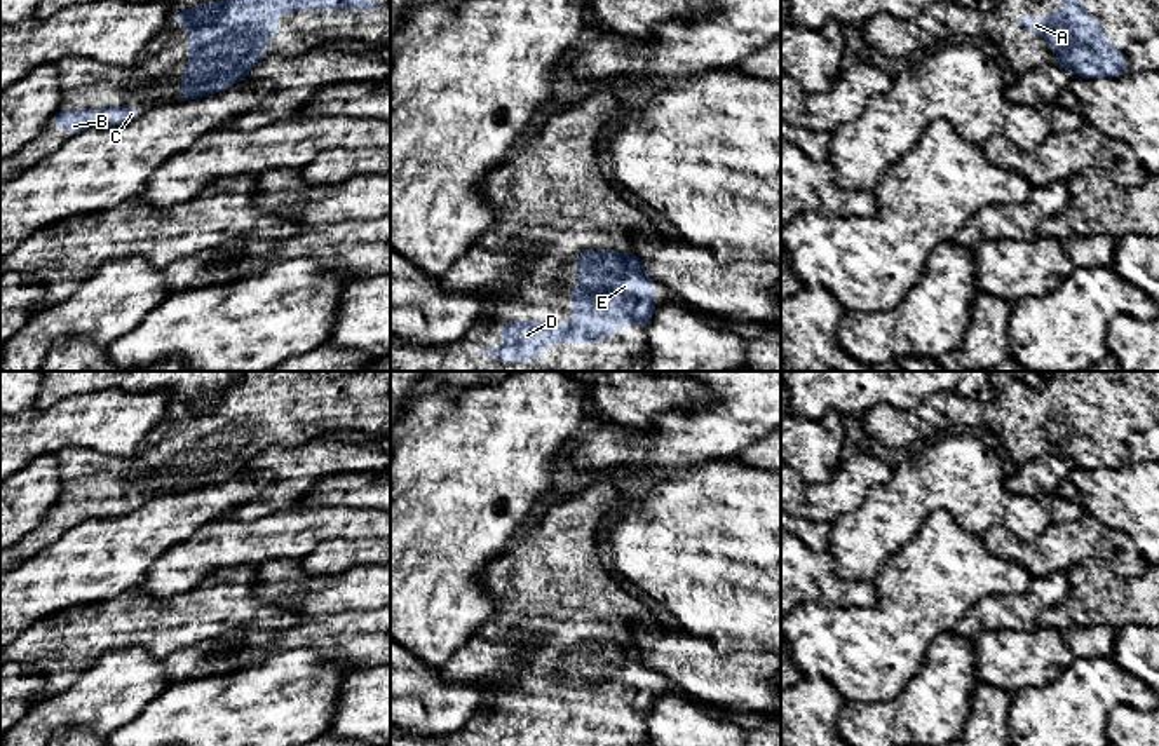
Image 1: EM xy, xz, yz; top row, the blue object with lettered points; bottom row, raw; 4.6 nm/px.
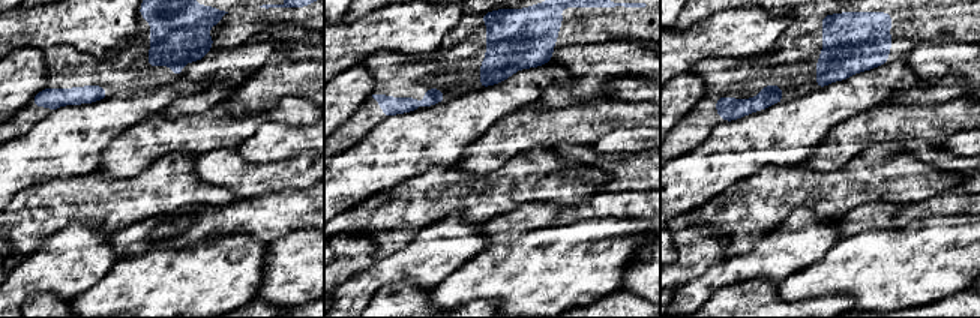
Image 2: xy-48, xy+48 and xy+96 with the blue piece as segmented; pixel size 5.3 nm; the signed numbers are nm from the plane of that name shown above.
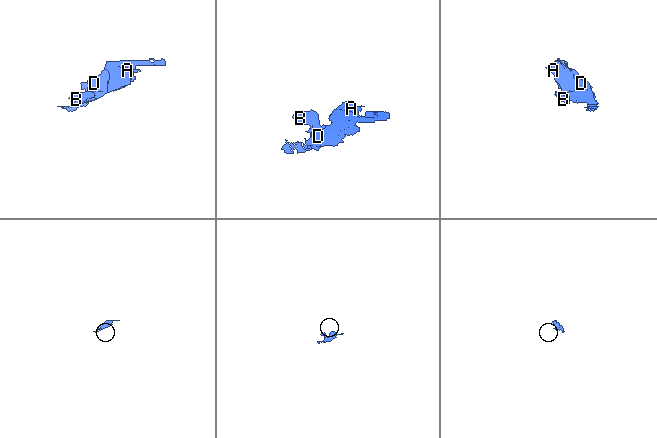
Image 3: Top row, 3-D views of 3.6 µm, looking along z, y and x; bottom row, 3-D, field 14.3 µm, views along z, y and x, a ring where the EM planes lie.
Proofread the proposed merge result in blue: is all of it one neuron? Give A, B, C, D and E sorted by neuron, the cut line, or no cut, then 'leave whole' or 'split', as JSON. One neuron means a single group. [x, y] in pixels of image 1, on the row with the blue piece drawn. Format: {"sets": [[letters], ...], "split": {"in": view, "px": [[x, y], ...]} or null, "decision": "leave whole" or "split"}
{"sets": [["A", "B", "C", "D", "E"]], "split": null, "decision": "leave whole"}

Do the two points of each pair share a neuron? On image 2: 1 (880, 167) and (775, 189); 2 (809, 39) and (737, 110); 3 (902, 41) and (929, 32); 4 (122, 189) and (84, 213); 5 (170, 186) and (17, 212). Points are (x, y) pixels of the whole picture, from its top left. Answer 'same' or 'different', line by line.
1: same
2: same
3: same
4: same
5: same

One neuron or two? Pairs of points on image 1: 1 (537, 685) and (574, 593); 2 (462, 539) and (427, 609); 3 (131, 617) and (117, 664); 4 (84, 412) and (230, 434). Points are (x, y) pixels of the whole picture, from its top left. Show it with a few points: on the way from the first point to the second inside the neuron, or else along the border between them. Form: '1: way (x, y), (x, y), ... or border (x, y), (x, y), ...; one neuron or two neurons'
1: way (556, 663), (558, 651), (570, 638), (570, 616); one neuron
2: way (445, 556), (427, 574), (427, 591); one neuron
3: border (98, 654), (108, 649), (145, 647), (161, 659); two neurons
4: border (162, 389), (168, 394), (164, 419), (133, 457); two neurons

